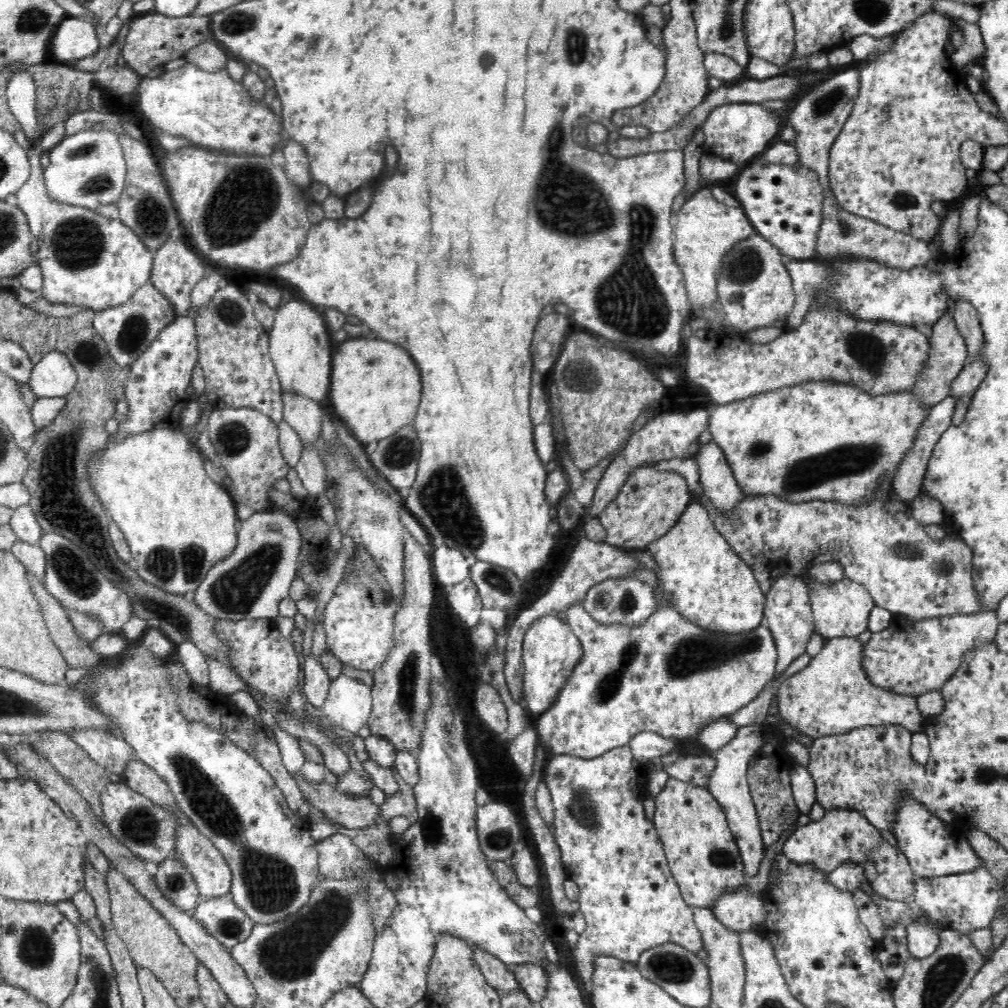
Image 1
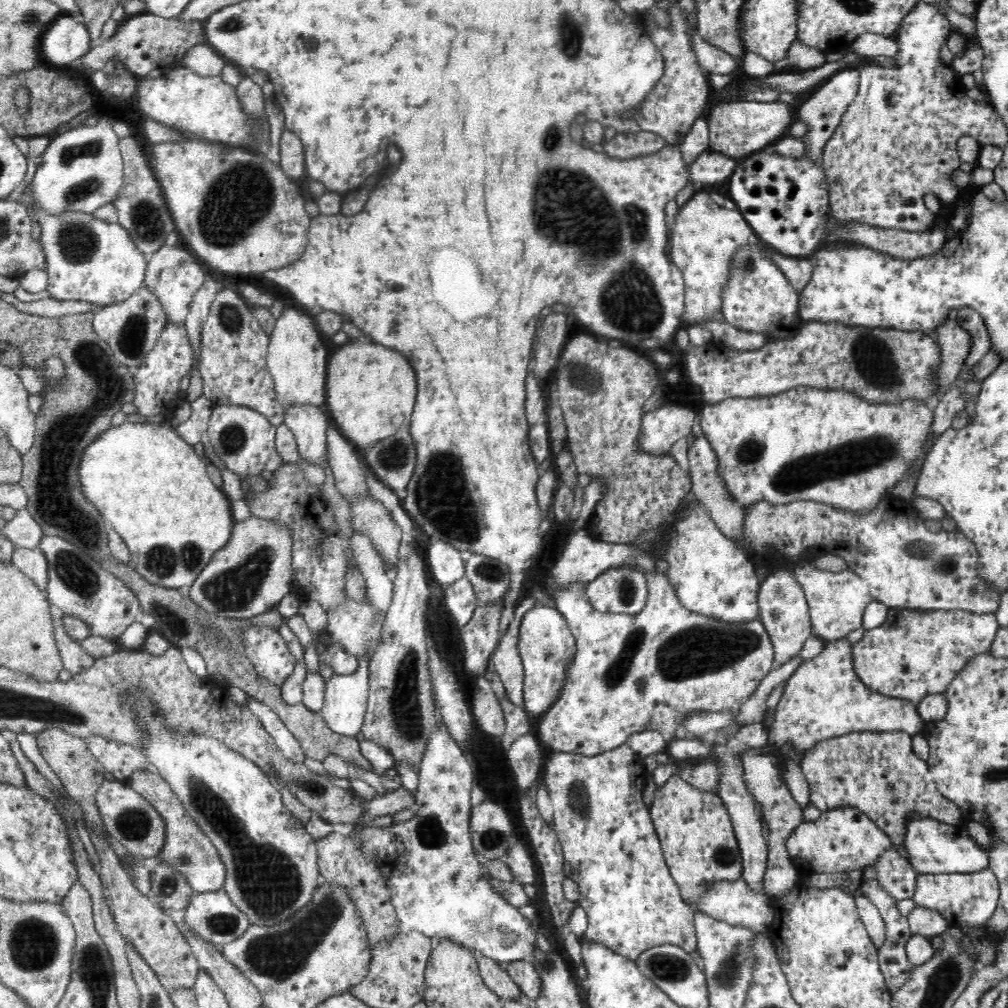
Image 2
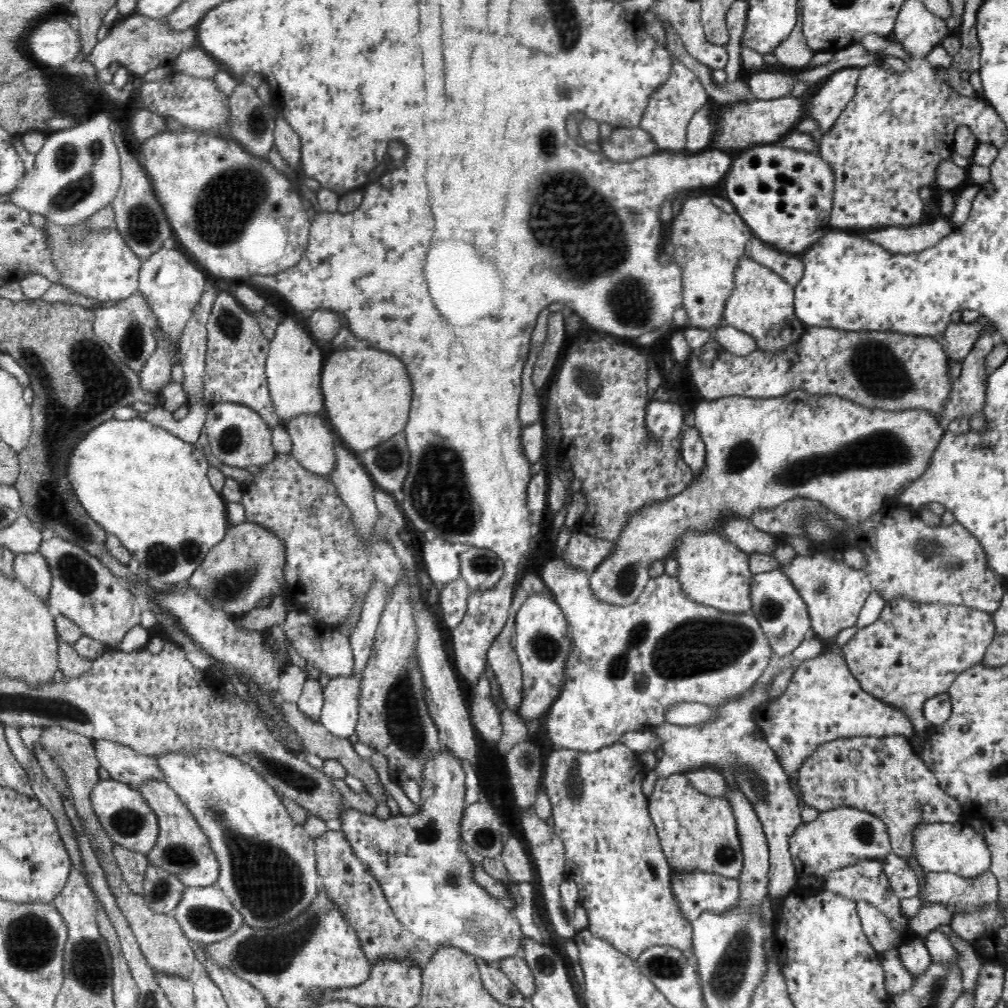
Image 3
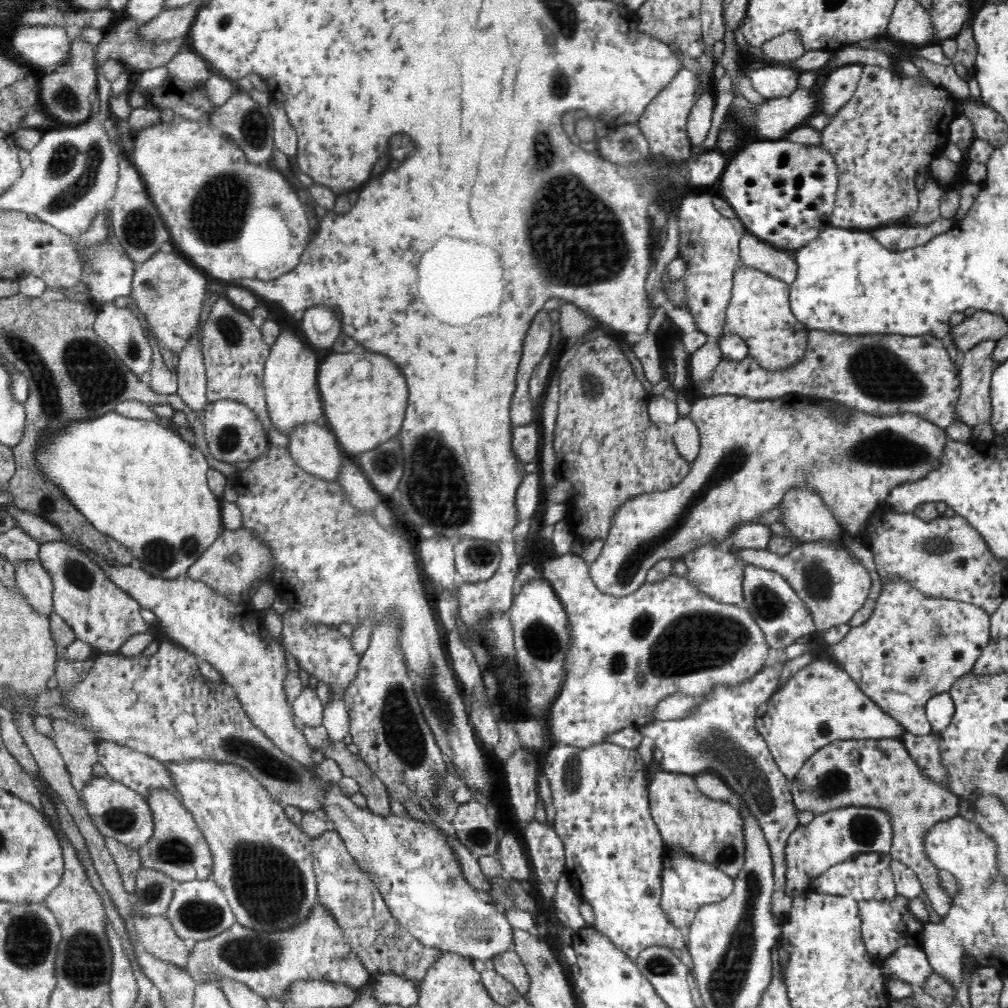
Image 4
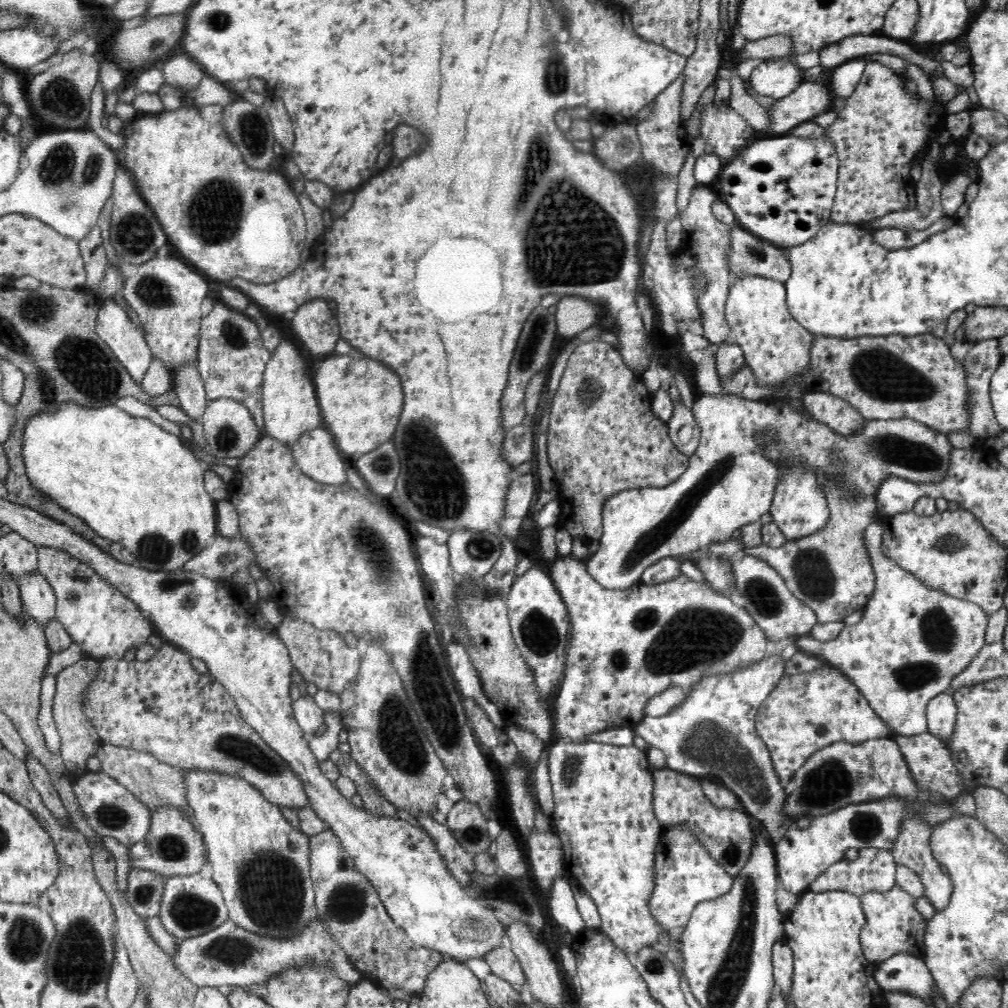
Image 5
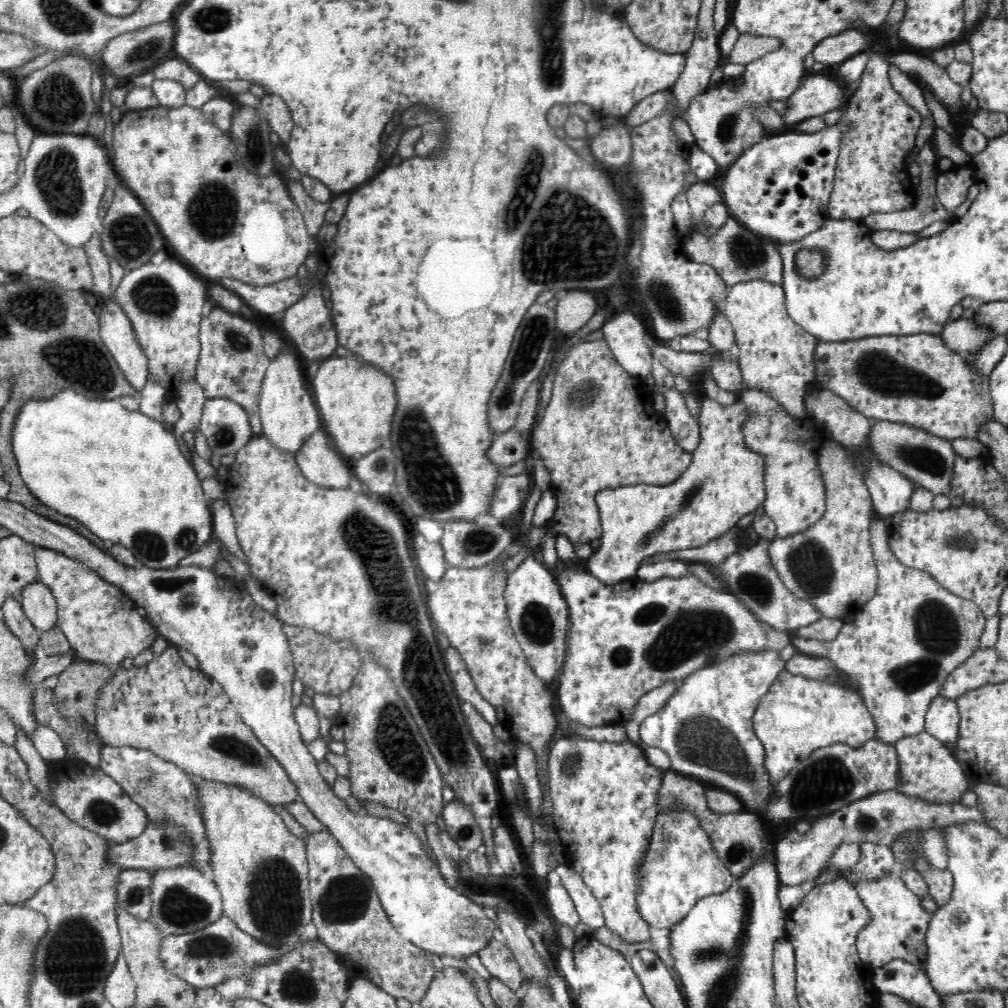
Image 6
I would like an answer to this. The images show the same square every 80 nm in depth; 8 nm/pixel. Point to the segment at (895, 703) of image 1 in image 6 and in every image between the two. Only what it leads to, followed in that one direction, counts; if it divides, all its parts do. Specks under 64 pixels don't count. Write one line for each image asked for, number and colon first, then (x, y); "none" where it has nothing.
2: (824, 698)
3: (823, 702)
4: (821, 704)
5: (806, 712)
6: (797, 715)

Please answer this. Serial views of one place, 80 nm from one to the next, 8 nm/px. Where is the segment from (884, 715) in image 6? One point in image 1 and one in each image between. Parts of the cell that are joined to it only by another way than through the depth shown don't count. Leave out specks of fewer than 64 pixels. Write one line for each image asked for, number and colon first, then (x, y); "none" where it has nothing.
1: (913, 658)
2: (913, 653)
3: (914, 651)
4: (914, 646)
5: (910, 643)

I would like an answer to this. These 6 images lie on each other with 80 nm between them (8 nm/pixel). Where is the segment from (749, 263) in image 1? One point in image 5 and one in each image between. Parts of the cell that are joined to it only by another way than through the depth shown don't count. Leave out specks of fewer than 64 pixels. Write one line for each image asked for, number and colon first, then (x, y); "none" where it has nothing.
2: (758, 297)
3: (762, 303)
4: (759, 312)
5: (775, 347)

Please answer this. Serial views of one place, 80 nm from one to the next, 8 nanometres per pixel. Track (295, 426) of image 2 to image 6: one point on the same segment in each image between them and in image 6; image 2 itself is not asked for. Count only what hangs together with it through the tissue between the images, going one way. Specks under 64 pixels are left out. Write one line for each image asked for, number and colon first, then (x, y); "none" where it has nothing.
3: (313, 446)
4: (314, 449)
5: (315, 453)
6: (320, 463)

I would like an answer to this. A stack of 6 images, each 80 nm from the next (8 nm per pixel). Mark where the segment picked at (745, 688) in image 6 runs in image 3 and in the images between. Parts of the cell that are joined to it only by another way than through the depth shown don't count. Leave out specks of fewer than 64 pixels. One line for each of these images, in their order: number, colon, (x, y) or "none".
3: (729, 745)
4: (720, 737)
5: (711, 735)

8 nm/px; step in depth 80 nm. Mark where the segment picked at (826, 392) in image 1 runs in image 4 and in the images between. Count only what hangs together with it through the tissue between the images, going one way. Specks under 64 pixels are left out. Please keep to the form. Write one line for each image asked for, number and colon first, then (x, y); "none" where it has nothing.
2: (832, 446)
3: (760, 453)
4: (752, 451)

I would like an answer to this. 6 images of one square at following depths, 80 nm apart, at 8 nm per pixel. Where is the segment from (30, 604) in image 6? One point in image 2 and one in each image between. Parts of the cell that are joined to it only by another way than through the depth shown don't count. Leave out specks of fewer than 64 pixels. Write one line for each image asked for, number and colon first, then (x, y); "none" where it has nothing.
2: (32, 562)
3: (32, 570)
4: (33, 581)
5: (37, 596)

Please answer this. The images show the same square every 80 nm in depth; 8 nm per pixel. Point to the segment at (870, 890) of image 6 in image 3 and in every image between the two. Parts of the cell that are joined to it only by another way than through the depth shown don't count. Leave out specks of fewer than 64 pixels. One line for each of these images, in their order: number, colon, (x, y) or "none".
3: (882, 936)
4: (886, 926)
5: (893, 925)

